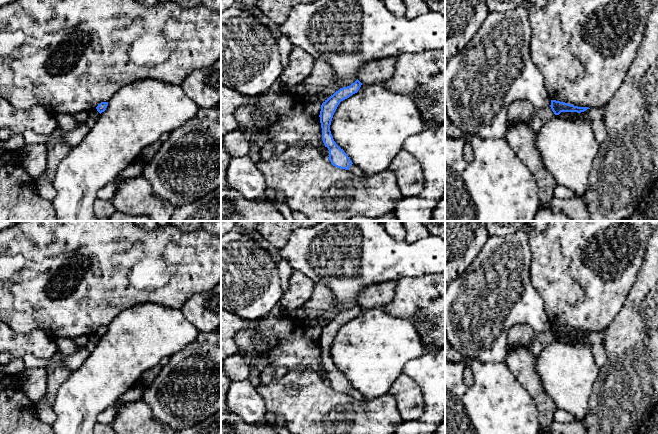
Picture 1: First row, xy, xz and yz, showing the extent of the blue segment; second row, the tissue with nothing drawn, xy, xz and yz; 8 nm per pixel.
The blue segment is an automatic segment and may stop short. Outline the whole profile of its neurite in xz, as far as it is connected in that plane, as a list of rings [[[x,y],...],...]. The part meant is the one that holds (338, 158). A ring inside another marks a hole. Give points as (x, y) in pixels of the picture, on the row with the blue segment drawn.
[[[357,79],[350,86],[340,88],[321,105],[319,117],[322,128],[322,140],[325,147],[329,150],[328,159],[331,164],[340,169],[349,170],[349,167],[353,163],[344,150],[341,149],[334,141],[330,131],[330,125],[340,102],[357,93],[361,85],[362,83]]]

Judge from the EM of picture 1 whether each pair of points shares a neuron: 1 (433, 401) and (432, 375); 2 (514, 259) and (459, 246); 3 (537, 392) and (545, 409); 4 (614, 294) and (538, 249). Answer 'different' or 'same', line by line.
1: same
2: different
3: same
4: same

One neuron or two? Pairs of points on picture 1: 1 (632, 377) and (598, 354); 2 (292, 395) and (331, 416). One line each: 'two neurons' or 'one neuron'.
1: two neurons
2: one neuron

